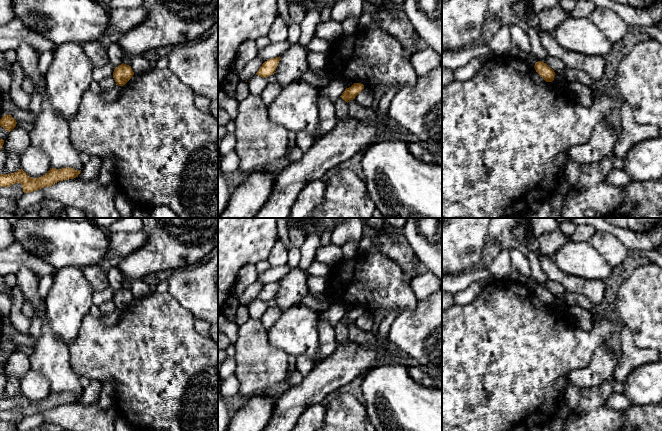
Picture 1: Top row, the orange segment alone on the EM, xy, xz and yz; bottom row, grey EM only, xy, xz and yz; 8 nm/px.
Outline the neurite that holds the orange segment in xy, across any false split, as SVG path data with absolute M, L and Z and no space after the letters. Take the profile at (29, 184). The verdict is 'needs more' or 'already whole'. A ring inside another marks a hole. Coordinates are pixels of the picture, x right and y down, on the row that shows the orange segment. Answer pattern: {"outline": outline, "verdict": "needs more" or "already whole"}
{"outline": "M50 168L50 170L39 178L31 178L22 169L11 174L0 174L0 187L10 187L15 183L20 183L24 193L37 191L44 187L51 187L55 183L63 180L74 179L81 173L73 168L62 169Z", "verdict": "already whole"}

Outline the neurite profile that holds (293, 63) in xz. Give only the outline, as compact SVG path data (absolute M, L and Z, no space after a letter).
M292 44L281 56L275 71L276 82L282 86L301 79L308 71L307 51L301 44Z

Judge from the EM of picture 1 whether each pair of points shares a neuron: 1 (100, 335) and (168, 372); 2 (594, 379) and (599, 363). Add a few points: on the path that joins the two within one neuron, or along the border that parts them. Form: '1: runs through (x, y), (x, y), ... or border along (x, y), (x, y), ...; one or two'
1: runs through (118, 353), (151, 355), (154, 358); one
2: runs through (594, 375), (599, 370), (599, 367); one

